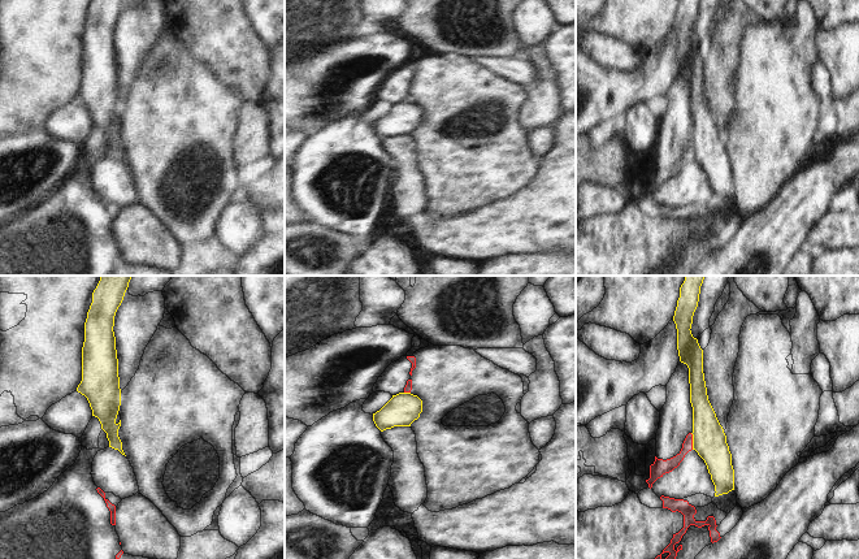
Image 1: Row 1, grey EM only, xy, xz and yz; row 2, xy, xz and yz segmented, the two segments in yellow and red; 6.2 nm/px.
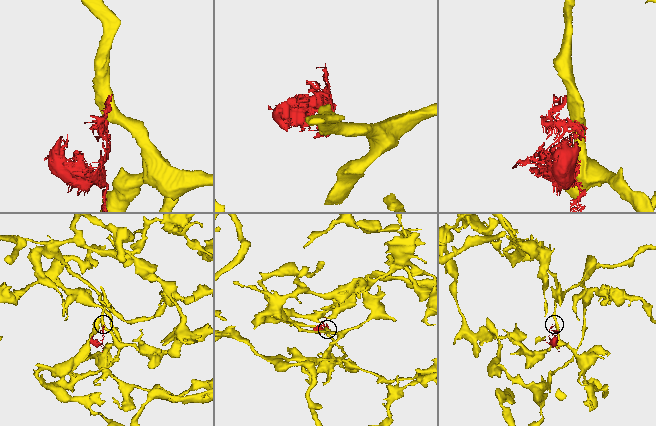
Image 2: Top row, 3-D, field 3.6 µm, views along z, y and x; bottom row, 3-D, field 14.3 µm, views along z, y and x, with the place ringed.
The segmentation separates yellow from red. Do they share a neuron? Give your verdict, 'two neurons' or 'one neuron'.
two neurons

